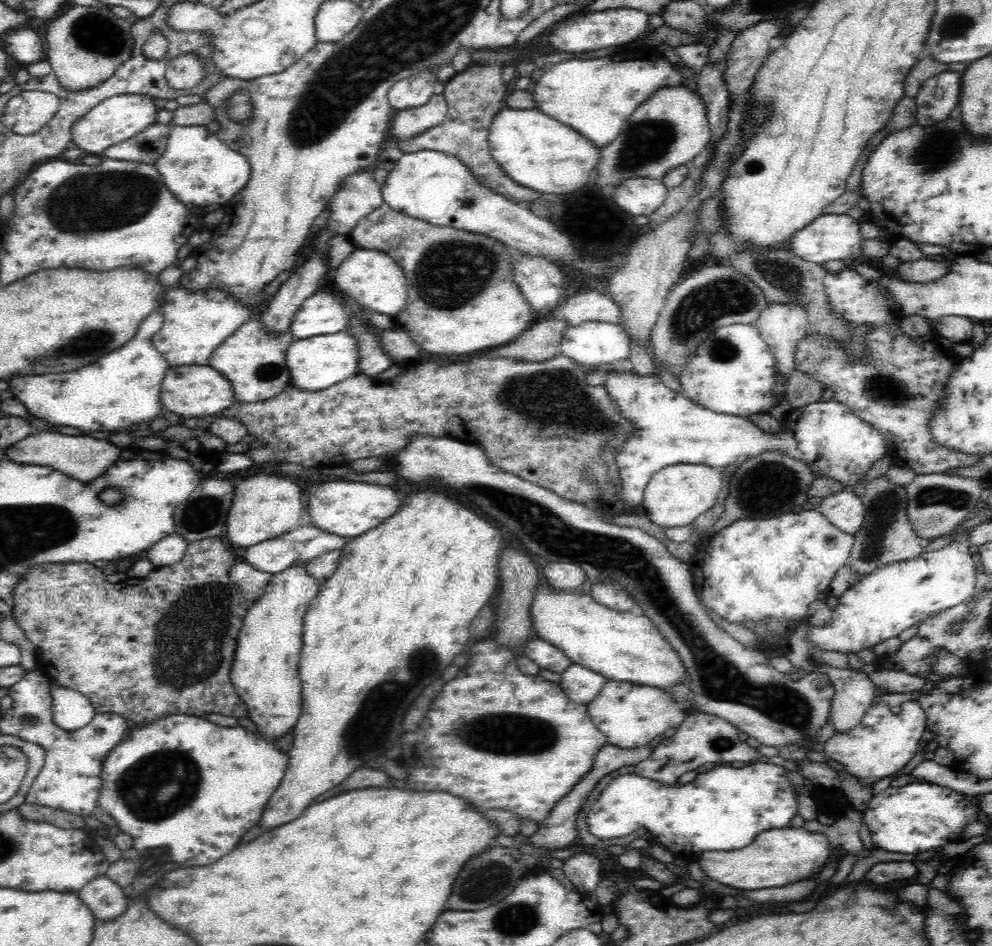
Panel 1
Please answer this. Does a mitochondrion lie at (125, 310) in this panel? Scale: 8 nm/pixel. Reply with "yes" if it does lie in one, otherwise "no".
no

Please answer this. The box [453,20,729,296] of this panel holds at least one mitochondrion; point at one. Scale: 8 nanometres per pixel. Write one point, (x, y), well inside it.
(646, 141)

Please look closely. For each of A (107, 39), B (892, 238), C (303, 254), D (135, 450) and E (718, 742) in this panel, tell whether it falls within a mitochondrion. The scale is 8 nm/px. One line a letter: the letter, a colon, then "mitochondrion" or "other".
A: mitochondrion
B: other
C: other
D: other
E: mitochondrion

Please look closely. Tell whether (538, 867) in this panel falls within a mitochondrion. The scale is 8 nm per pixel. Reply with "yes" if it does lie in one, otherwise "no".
no

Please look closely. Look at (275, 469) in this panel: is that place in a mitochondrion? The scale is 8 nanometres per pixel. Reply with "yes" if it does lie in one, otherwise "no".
no

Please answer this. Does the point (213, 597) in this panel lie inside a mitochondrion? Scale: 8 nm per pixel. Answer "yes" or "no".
no

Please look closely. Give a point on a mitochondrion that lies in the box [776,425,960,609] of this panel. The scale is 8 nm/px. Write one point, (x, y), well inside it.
(886, 505)

